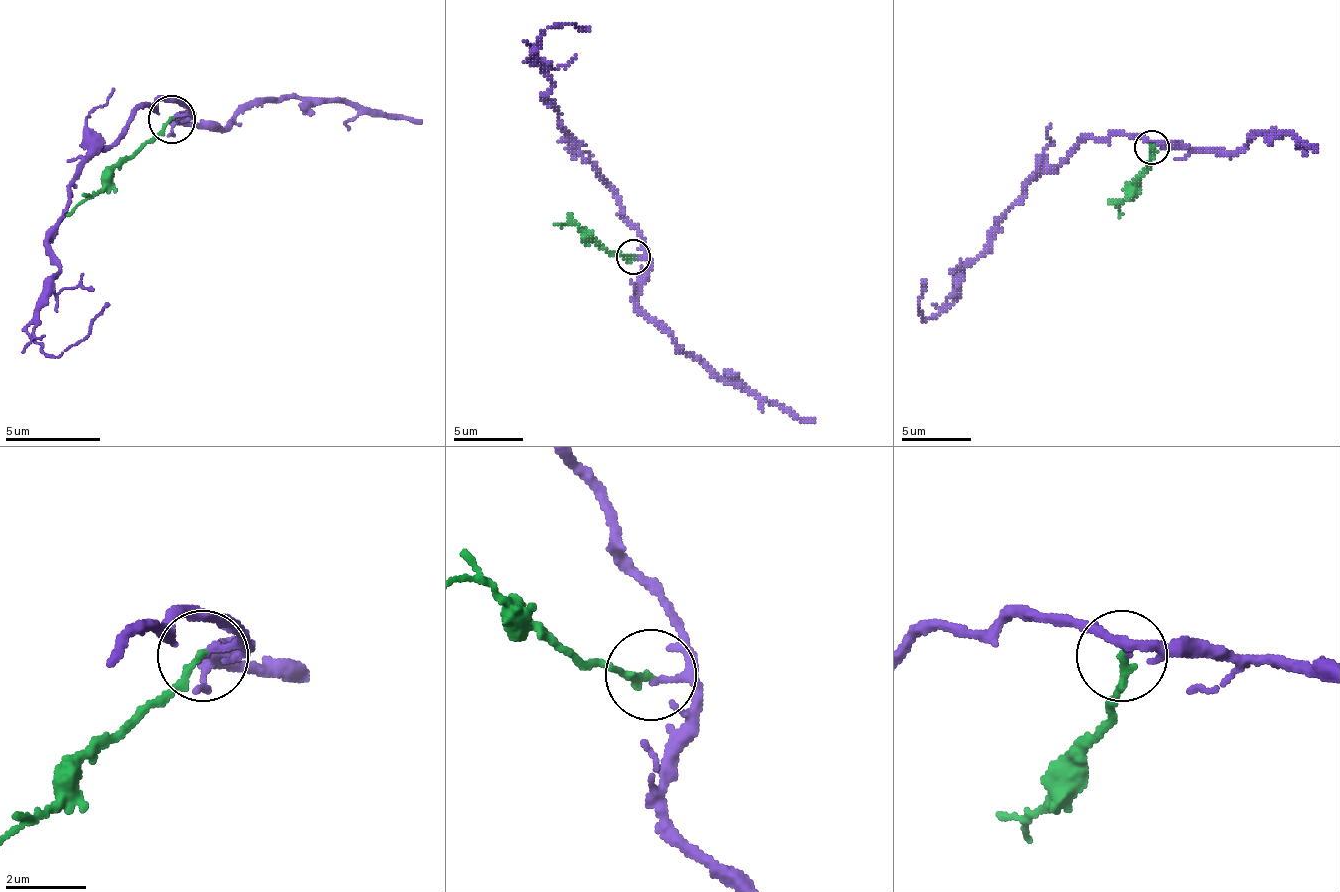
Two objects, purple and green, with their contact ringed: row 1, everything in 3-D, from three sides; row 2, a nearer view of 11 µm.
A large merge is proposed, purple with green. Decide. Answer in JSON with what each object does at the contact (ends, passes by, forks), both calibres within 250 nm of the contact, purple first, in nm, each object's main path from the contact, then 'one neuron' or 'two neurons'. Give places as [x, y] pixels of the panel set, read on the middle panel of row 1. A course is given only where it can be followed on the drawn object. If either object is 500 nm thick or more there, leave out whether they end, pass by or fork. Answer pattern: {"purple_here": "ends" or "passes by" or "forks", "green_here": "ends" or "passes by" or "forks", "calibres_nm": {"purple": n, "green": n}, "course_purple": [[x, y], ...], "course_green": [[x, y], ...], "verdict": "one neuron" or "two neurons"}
{"purple_here": "passes by", "green_here": "ends", "calibres_nm": {"purple": 110, "green": 190}, "course_purple": [[634, 259], [644, 252], [641, 235], [544, 96], [551, 75], [534, 48], [554, 27], [586, 30]], "course_green": [[634, 255], [606, 252], [575, 224], [554, 224]], "verdict": "one neuron"}

